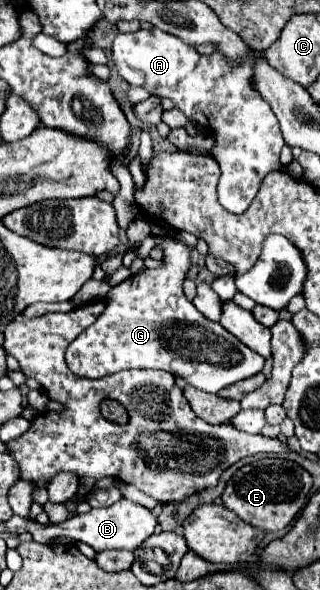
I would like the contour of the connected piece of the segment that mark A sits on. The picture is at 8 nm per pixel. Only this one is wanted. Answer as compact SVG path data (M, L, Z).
M153 28L119 34L111 46L111 58L119 76L131 86L141 86L153 96L173 100L175 108L191 122L195 120L213 132L215 144L211 156L221 168L217 184L219 204L231 214L243 214L253 202L259 182L263 182L269 172L281 168L279 152L285 144L271 106L267 106L251 86L251 66L255 66L255 62L243 58L243 62L233 64L219 52L203 56L181 38Z

